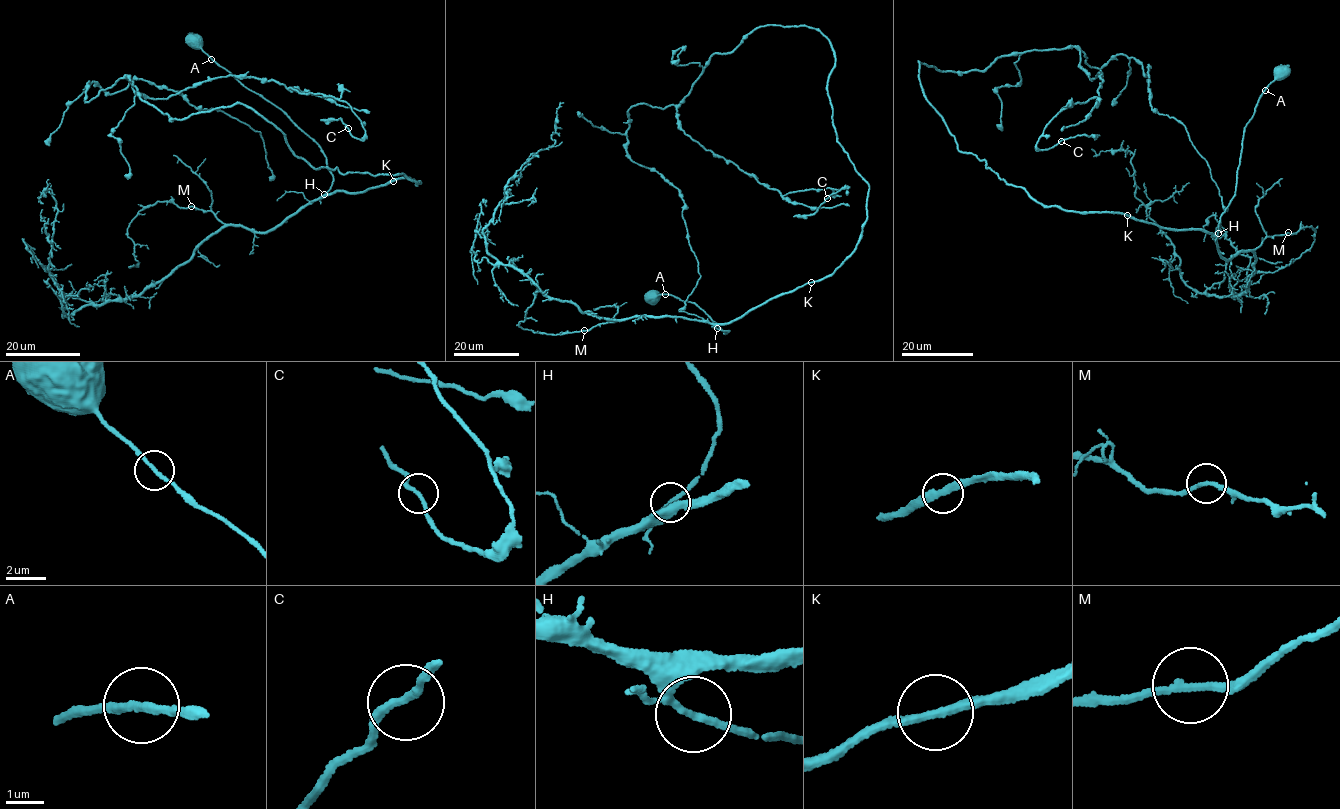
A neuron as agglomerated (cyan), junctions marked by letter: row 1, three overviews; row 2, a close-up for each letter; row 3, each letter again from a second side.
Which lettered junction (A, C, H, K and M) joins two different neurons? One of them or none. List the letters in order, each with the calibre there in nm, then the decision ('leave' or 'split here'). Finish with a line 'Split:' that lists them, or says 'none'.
A: 190 nm | leave
C: 180 nm | leave
H: 190 nm | leave
K: 280 nm | leave
M: 190 nm | leave
Split: none

